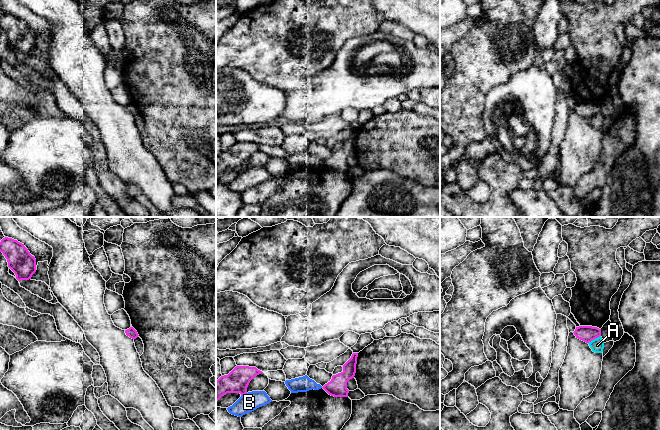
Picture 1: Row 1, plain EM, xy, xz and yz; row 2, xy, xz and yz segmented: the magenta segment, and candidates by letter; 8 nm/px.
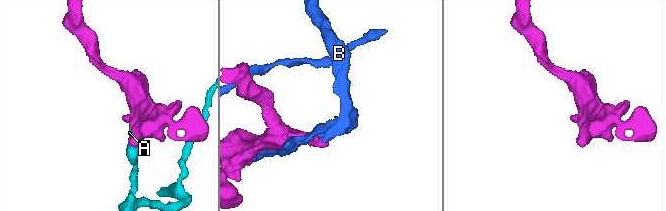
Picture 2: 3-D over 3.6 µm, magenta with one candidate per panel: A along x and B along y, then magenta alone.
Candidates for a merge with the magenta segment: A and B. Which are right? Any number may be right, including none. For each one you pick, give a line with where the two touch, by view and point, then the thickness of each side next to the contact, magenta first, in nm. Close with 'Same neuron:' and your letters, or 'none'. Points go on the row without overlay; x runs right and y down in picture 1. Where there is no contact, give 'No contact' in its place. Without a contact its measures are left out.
Same neuron: none

